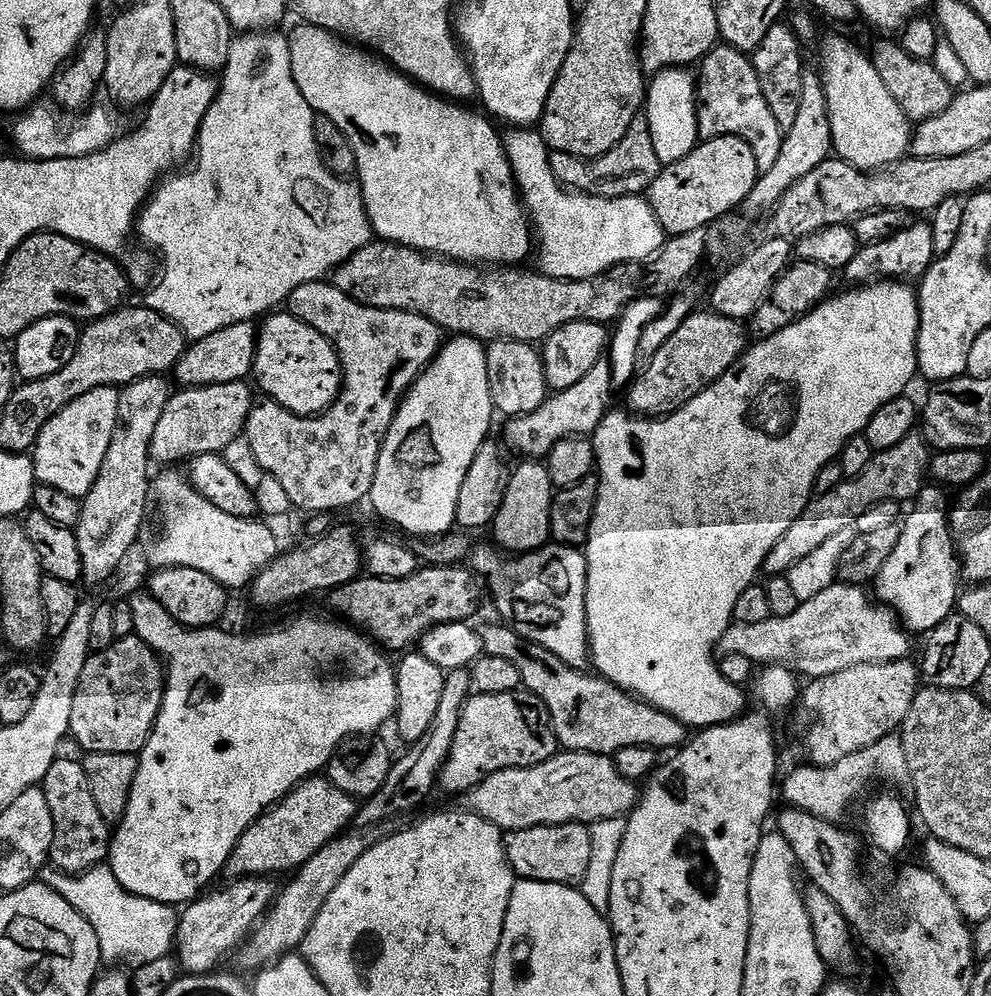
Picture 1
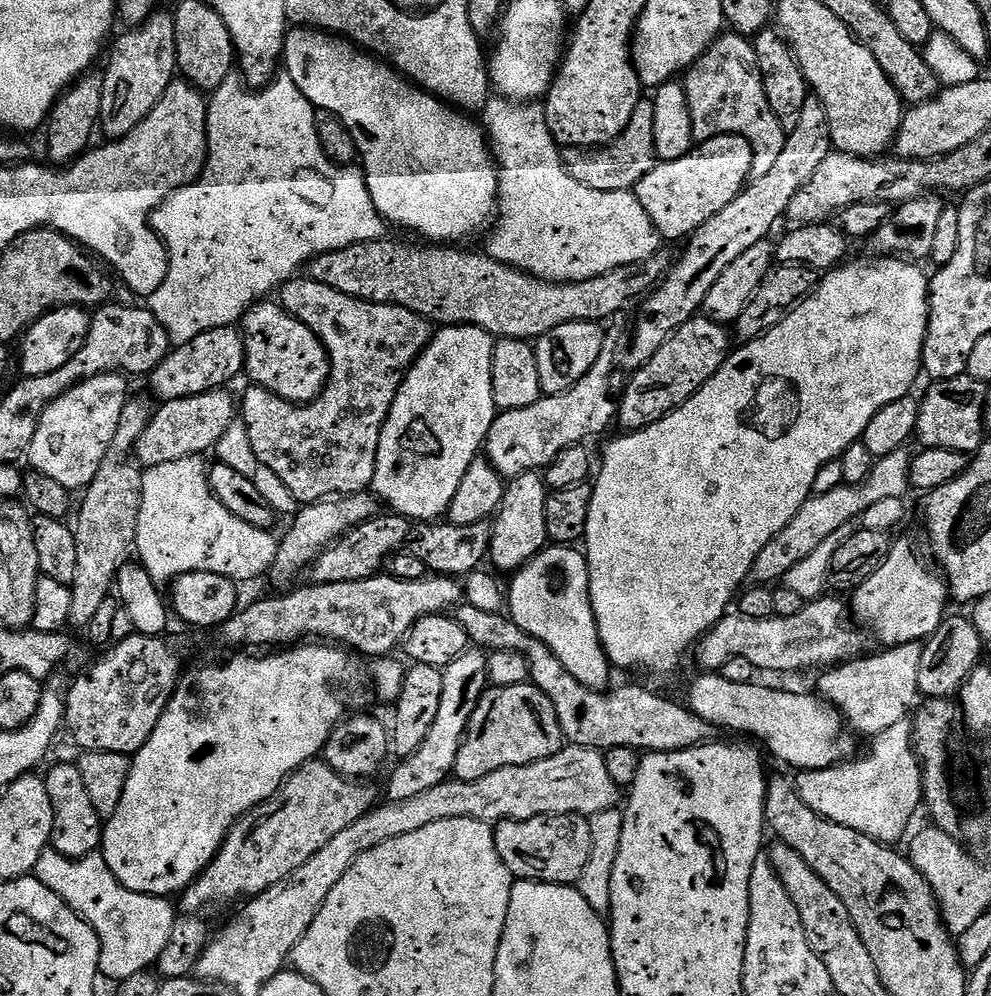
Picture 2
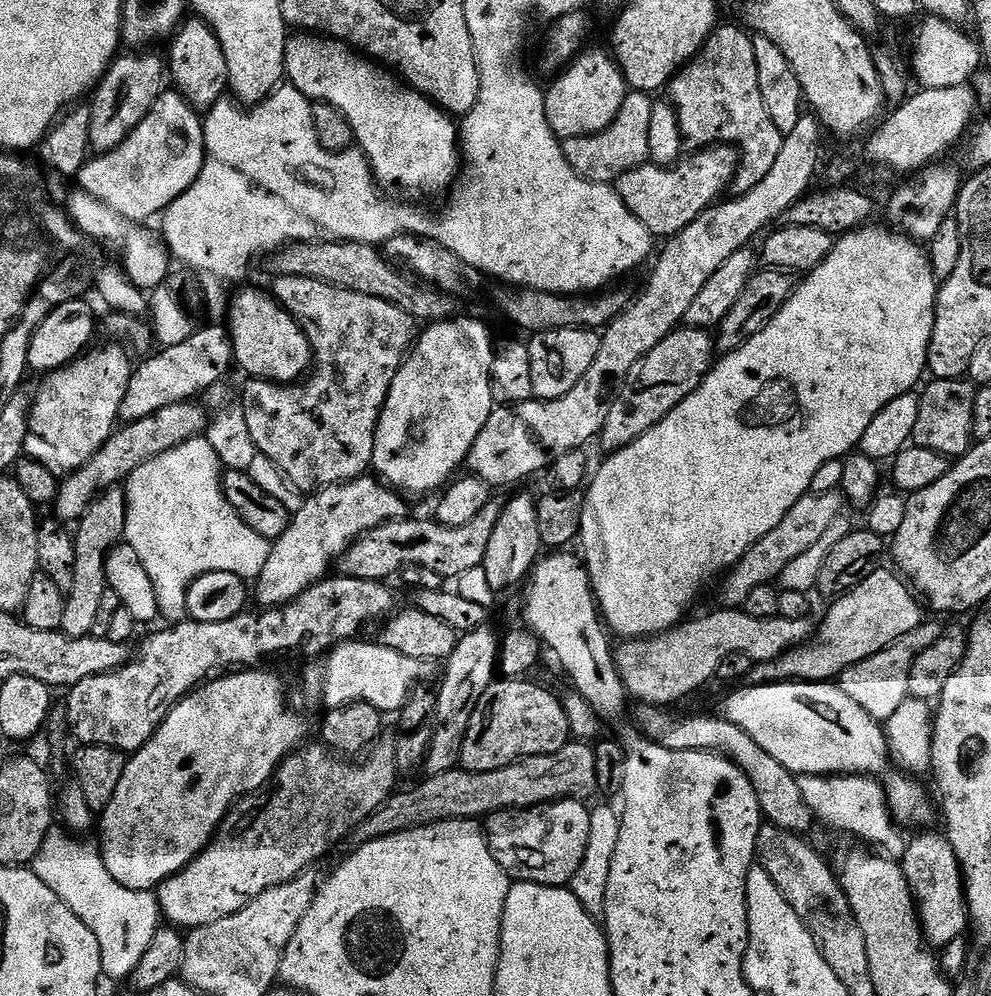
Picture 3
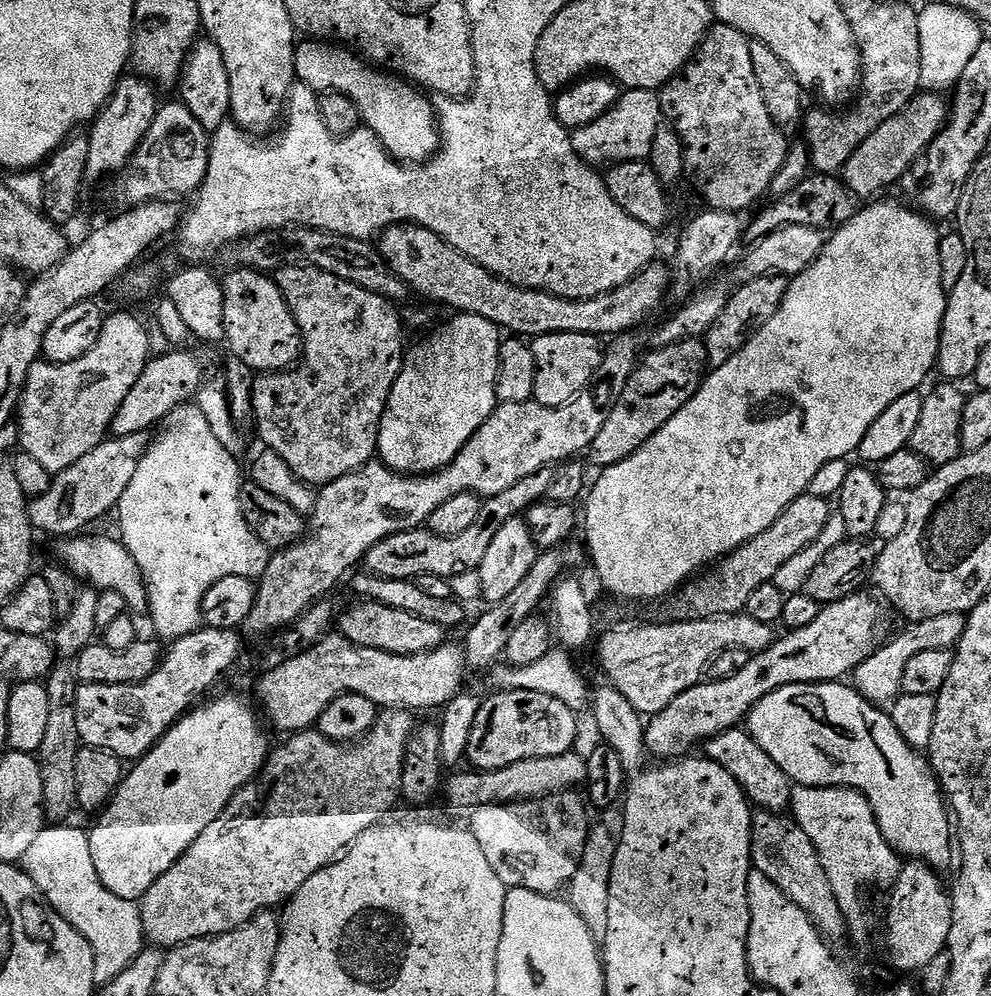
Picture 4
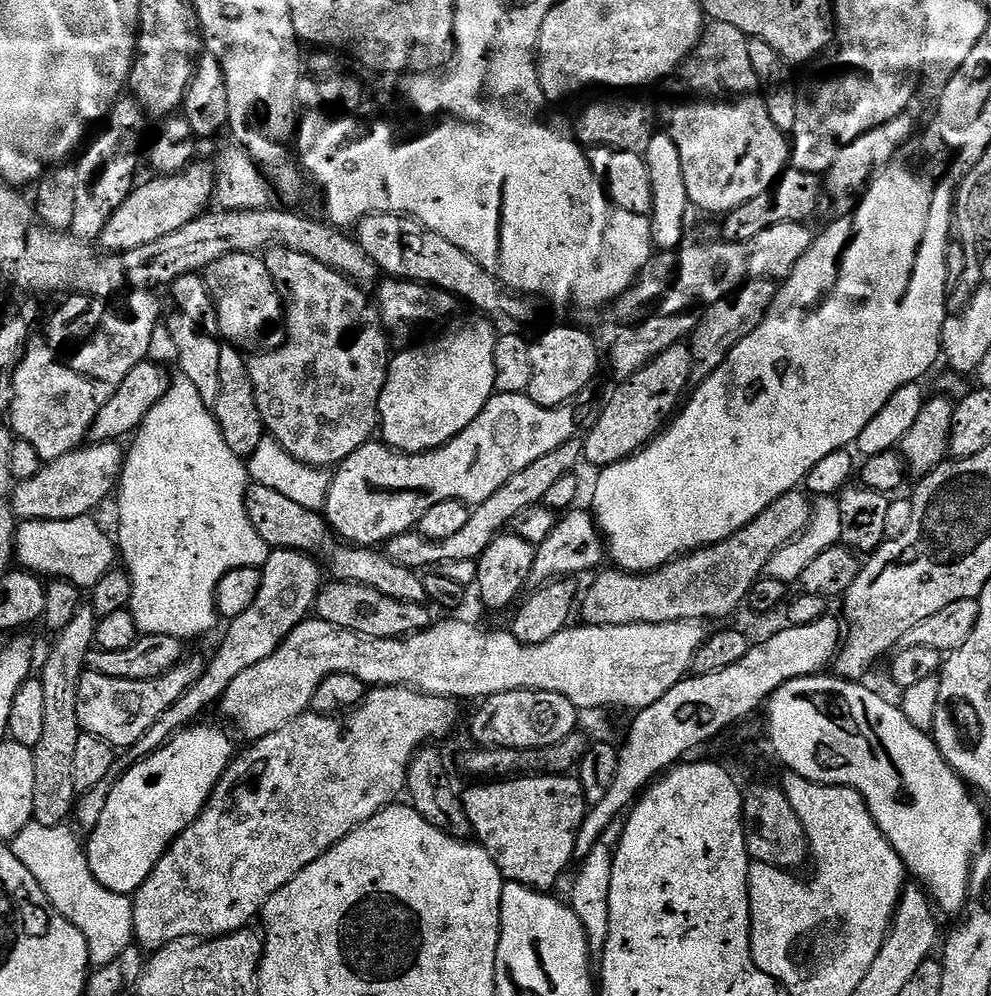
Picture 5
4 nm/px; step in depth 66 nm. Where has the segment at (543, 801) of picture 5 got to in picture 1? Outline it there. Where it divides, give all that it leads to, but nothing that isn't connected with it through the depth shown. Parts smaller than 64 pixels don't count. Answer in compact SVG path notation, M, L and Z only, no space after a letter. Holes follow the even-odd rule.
M559 824L558 826L534 826L530 830L518 830L505 835L504 849L512 871L517 877L551 884L578 886L586 878L586 869L590 866L590 834L587 824Z

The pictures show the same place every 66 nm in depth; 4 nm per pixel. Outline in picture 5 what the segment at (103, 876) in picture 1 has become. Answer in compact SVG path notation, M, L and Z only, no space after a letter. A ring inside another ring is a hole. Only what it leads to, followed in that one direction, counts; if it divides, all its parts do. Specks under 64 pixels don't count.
M35 822L27 824L10 842L10 847L14 858L18 858L18 862L22 862L22 866L26 866L26 870L30 870L30 874L34 874L38 886L42 886L46 898L52 904L52 911L58 913L59 916L66 917L84 935L88 943L88 963L93 969L97 969L114 962L127 948L133 947L132 902L129 897L119 896L106 890L106 886L102 886L102 882L98 882L98 878L94 878L85 845L82 840L79 840L81 837L71 827L69 827L70 829L68 827L67 823L58 826L42 826Z

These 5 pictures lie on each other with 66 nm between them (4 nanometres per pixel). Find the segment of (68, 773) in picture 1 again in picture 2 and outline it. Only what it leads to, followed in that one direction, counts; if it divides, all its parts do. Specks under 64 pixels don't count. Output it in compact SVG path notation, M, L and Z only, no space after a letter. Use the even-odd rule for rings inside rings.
M56 764L44 776L46 794L50 794L50 806L54 806L54 830L51 851L71 860L85 860L101 851L104 842L105 821L94 810L94 802L86 791L86 782L79 767L72 764Z

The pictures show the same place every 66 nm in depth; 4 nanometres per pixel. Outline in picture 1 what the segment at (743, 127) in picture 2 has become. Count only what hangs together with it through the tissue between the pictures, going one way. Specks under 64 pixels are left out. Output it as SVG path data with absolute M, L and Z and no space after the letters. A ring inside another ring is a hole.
M717 46L706 53L698 65L696 117L701 141L723 136L737 136L746 141L750 150L754 150L756 165L761 174L770 170L774 162L778 162L784 131L774 119L774 110L770 110L766 102L766 94L762 94L762 82L749 53L727 46Z

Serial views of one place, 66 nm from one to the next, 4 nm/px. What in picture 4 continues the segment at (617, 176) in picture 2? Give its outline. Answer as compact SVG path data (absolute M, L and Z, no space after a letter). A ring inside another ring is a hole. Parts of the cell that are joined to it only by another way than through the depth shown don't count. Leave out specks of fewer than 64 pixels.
M630 88L619 93L617 100L601 117L575 129L572 145L585 164L611 166L635 160L647 161L654 150L654 138L662 127L660 98L650 88Z

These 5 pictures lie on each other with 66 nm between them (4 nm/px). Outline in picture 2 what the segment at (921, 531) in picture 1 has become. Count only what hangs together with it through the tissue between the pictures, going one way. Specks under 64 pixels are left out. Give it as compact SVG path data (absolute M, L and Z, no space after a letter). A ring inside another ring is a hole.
M897 539L886 562L851 593L850 612L855 623L861 629L869 628L880 646L928 641L949 611L948 585L943 575L925 560L912 549L910 541Z

